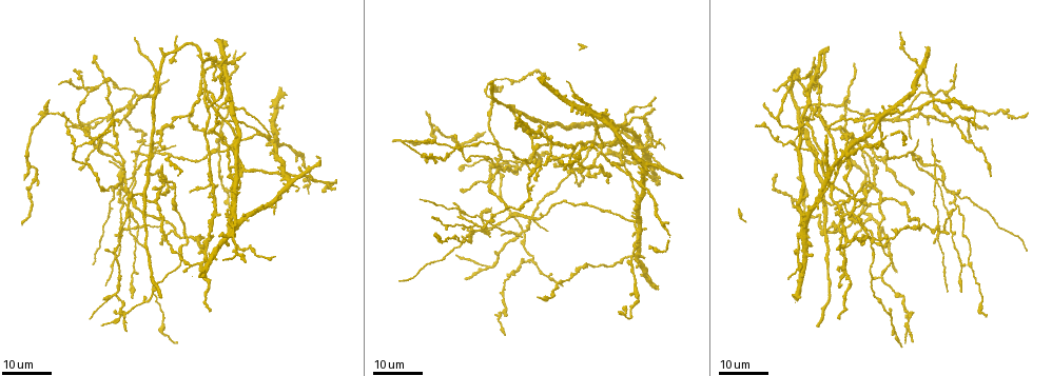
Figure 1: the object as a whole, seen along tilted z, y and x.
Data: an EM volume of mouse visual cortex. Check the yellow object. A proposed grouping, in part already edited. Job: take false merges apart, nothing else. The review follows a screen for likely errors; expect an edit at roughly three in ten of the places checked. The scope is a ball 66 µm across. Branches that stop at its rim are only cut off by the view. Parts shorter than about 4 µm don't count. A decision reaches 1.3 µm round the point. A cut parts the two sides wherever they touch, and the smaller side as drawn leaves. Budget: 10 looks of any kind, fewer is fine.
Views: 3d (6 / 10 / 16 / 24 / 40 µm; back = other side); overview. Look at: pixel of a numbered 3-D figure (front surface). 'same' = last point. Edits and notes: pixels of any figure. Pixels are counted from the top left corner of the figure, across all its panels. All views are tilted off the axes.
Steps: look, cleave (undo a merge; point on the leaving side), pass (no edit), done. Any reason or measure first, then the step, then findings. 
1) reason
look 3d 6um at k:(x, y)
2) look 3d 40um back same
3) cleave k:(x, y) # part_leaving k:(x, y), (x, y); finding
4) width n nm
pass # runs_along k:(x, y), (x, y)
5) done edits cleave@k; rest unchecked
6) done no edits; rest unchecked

two arms in line, one across
look 3d 16um at 1:(565, 166)

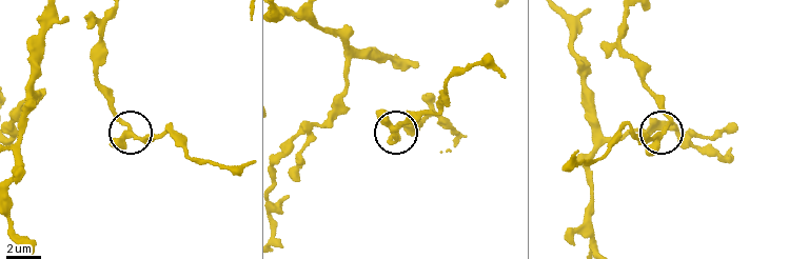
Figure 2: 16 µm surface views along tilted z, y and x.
look 3d 10um at 2:(655, 134)

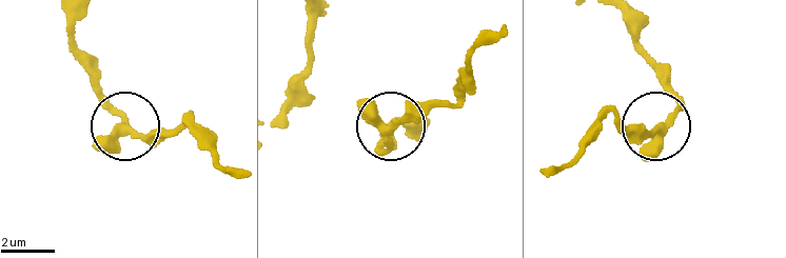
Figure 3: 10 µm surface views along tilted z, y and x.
look 3d 10um back at 3:(126, 129)

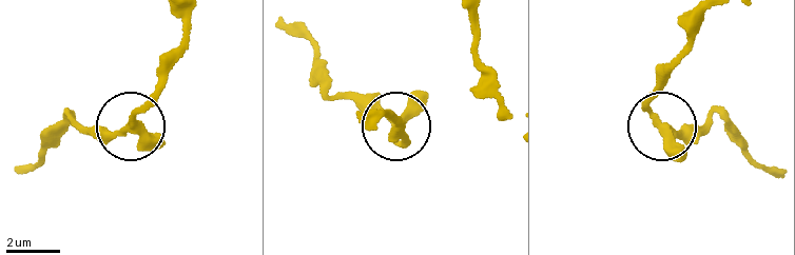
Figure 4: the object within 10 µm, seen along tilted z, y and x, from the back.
arms 3
pass # runs_along 4:(182, 11), (180, 42), (153, 102), (120, 129), (78, 130); one neuron here

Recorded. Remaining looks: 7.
two arms in line, one across
look 3d 16um at 1:(174, 229)

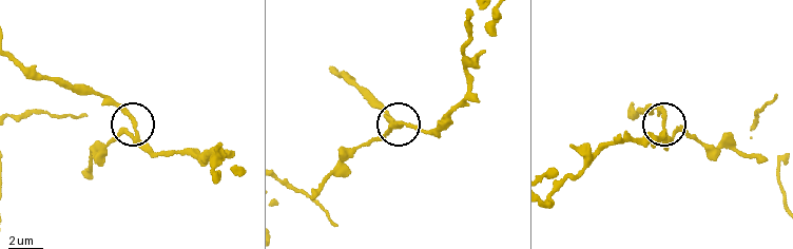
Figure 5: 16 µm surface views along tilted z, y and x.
look 3d 6um at 5:(137, 135)

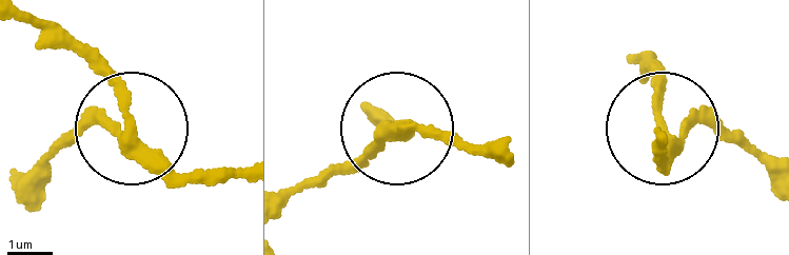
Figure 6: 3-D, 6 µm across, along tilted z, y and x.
arms 3
pass # continuous, no second neuron

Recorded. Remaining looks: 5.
arms part here
look 3d 16um at 1:(874, 173)

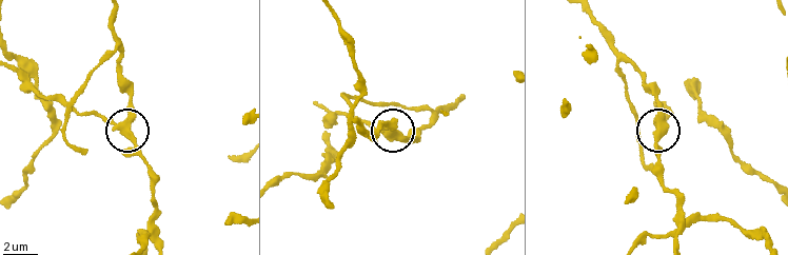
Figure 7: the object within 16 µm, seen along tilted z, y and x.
zoom in
look 3d 10um at 7:(658, 125)

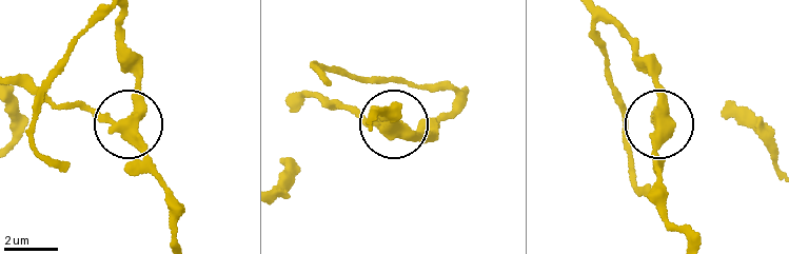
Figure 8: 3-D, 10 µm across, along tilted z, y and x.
side_arm 22 um
cleave 8:(84, 105) # two neurons meet here

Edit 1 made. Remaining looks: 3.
look overview

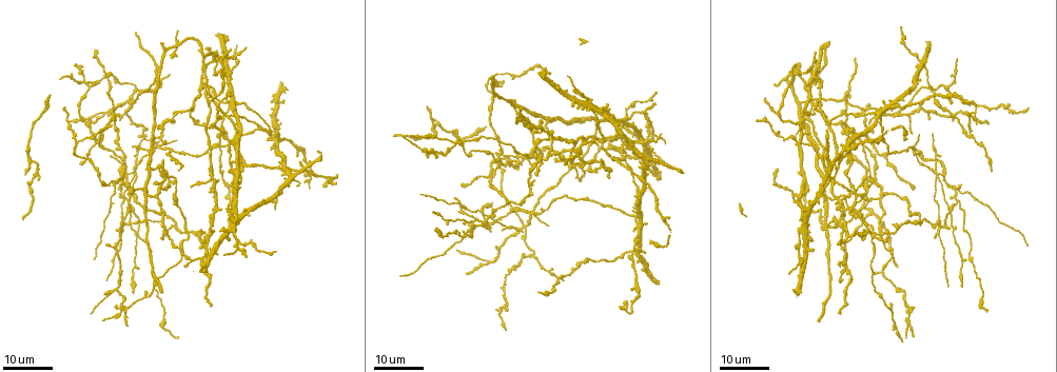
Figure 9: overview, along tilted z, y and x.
two arms in line, one across
look 3d 16um at 9:(125, 171)

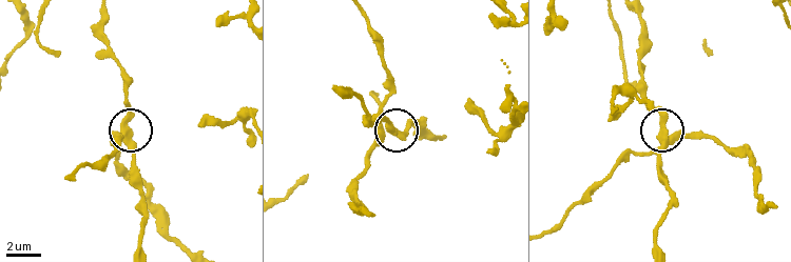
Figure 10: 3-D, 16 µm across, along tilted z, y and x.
closer look
look 3d 10um at 10:(124, 130)

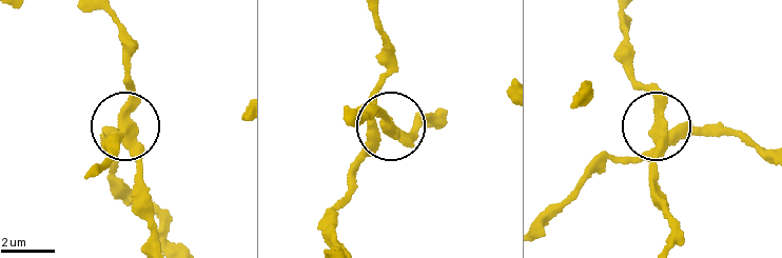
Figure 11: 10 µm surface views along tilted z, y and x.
width 280 nm
pass # runs_along 11:(767, 158), (728, 134), (663, 126), (645, 152), (594, 173); continuous, no second neuron

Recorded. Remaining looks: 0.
done edits cleave@8; rest unchecked

